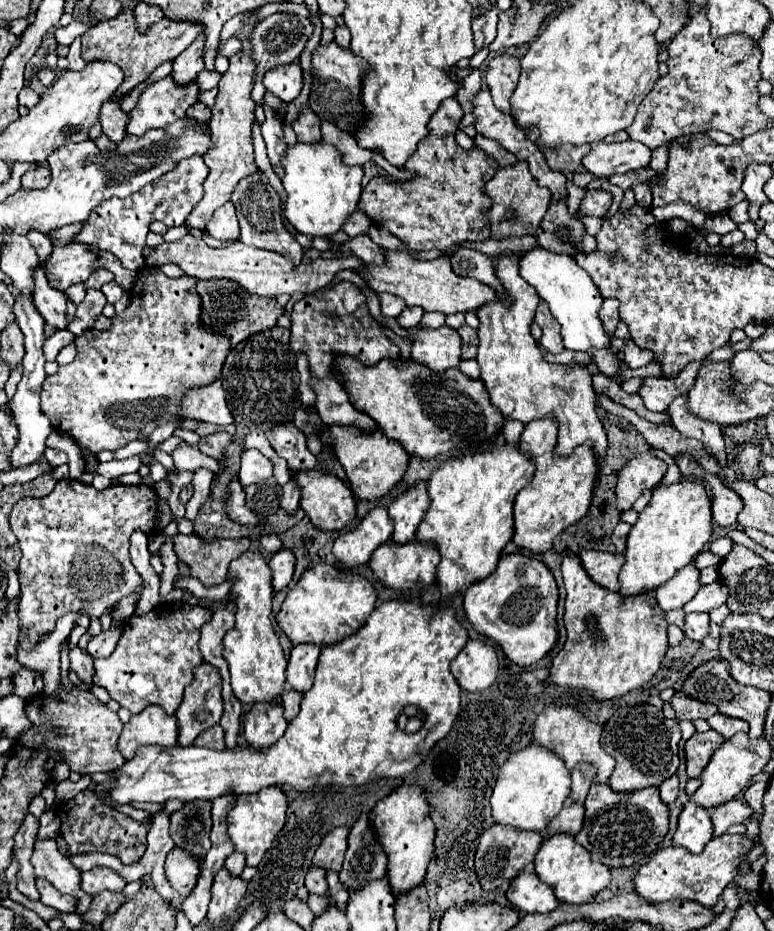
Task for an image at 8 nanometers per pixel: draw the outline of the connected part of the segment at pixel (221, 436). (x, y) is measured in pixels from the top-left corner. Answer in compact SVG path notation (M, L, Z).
M217 432L217 434L211 434L207 438L203 438L199 442L199 450L207 456L213 456L215 460L223 462L223 450L227 450L227 446L231 444L231 436L225 434L225 432Z

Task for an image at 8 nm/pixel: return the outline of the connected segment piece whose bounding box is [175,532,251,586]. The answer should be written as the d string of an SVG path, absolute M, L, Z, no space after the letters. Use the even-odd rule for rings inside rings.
M177 534L175 554L191 566L191 576L197 576L205 586L215 586L227 580L229 564L251 546L249 538L215 538L207 542L193 534Z

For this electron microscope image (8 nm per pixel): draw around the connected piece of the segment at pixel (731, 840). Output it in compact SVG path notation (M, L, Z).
M723 834L707 842L701 854L691 854L687 848L669 846L643 864L633 880L635 892L649 902L667 902L667 900L693 900L703 906L715 906L725 886L737 876L737 866L743 856L749 852L751 840L739 834Z

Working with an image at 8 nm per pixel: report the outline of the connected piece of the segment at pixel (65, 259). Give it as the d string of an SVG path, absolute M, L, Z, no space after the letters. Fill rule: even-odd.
M79 242L67 244L63 248L55 246L47 262L45 274L51 286L55 286L57 290L65 290L71 284L85 282L91 272L99 268L111 270L115 274L115 282L127 290L131 290L131 286L135 284L137 274L131 274L131 270L127 270L113 254L95 252L91 250L91 246L83 246Z

